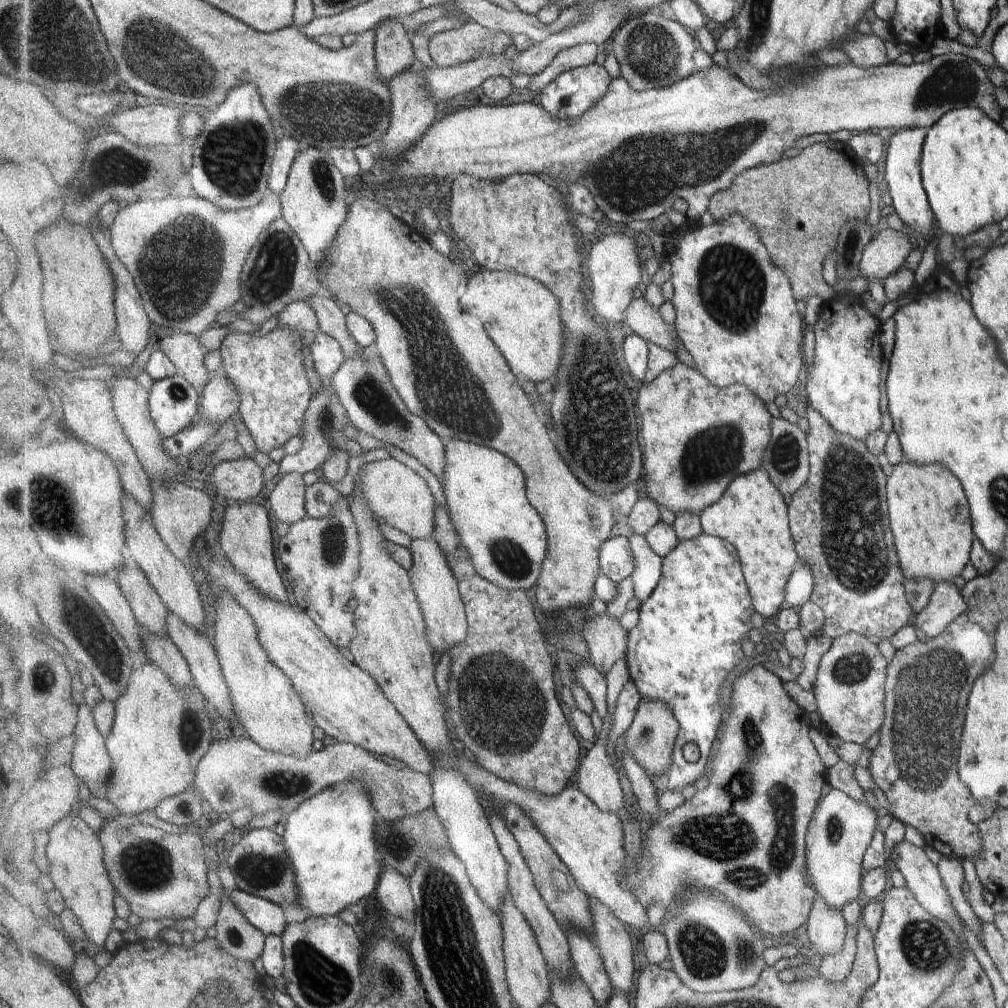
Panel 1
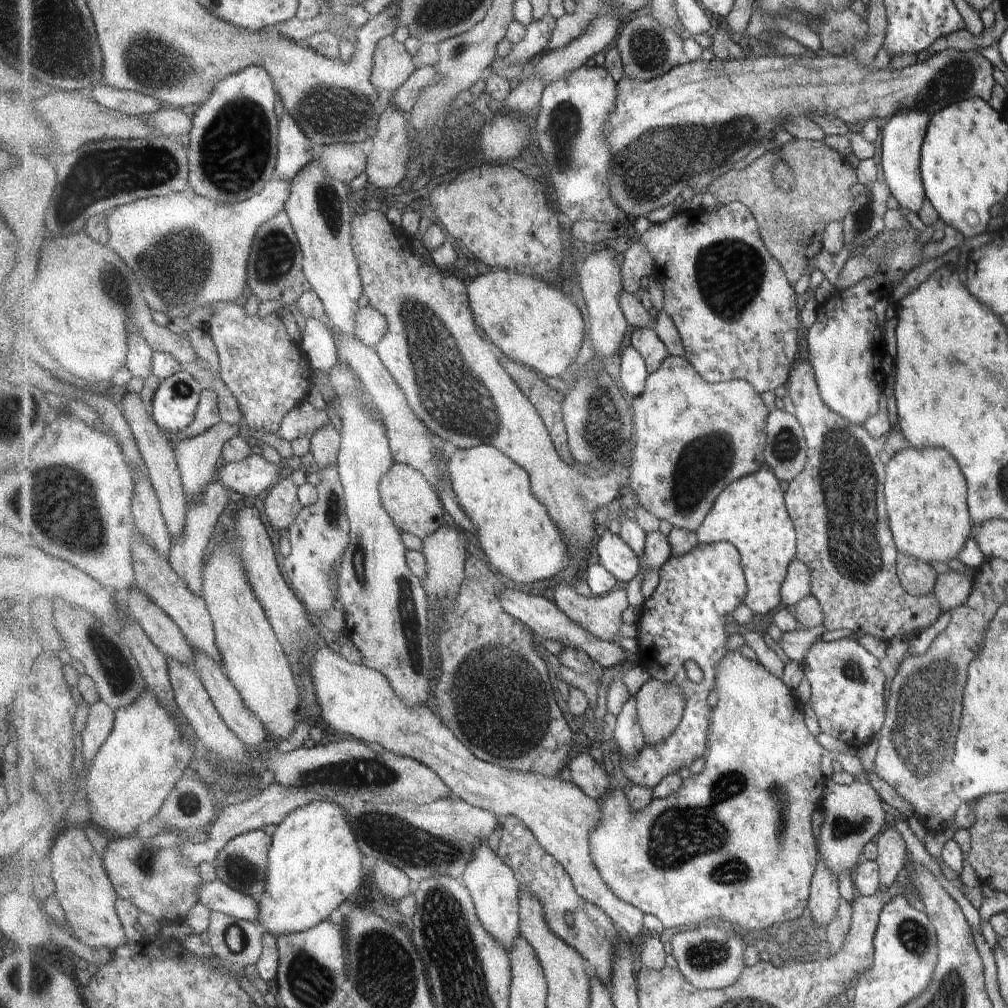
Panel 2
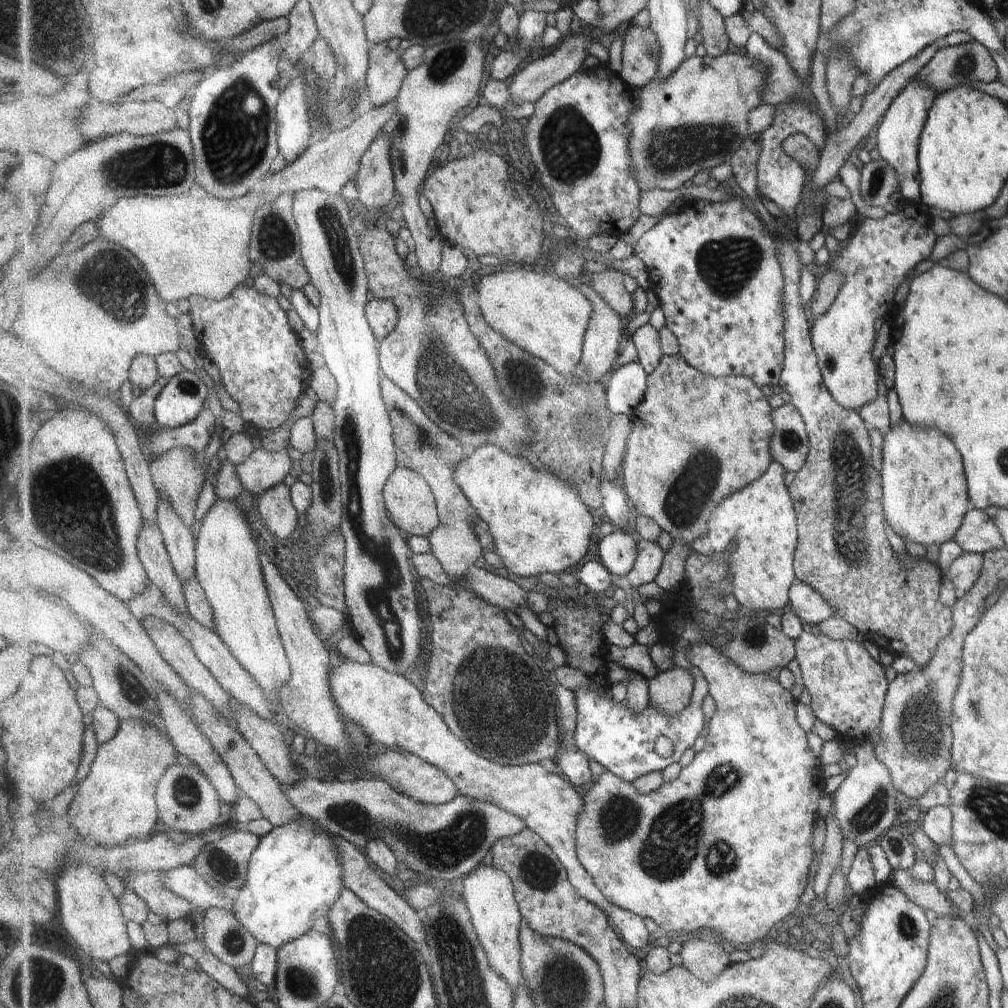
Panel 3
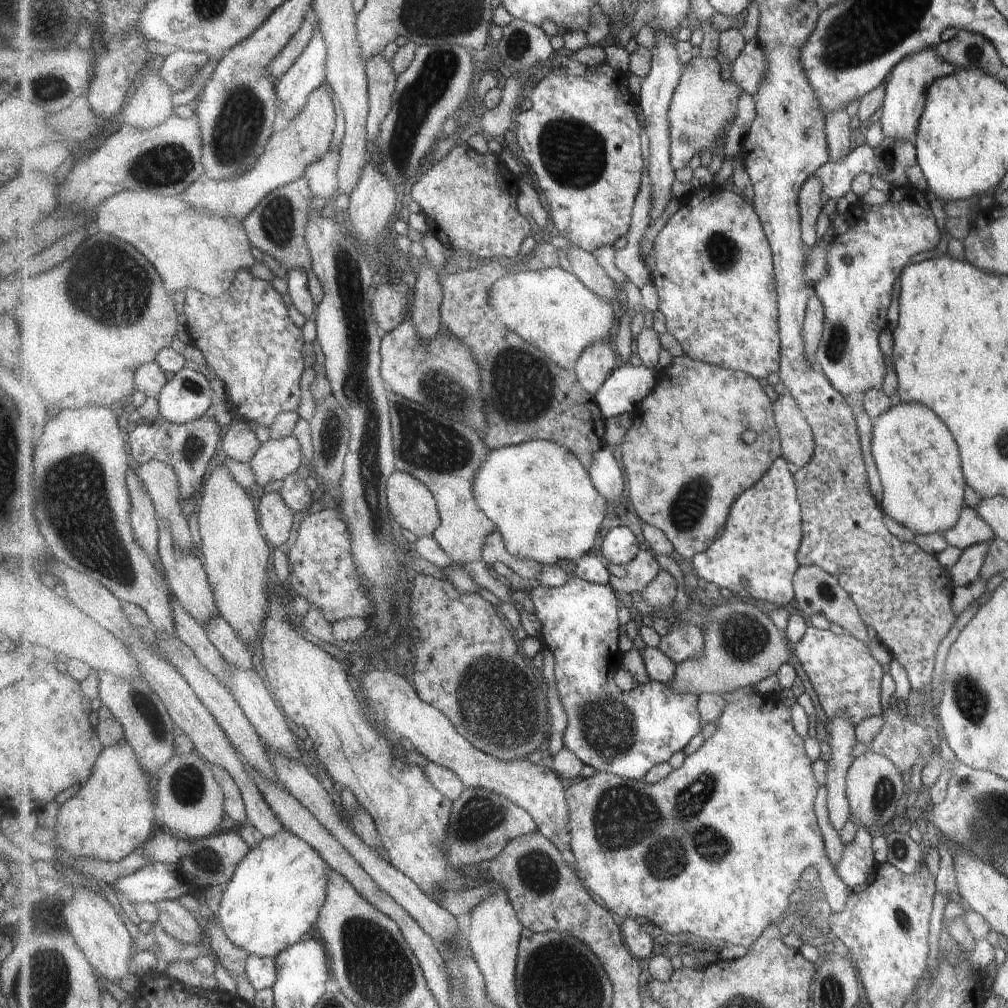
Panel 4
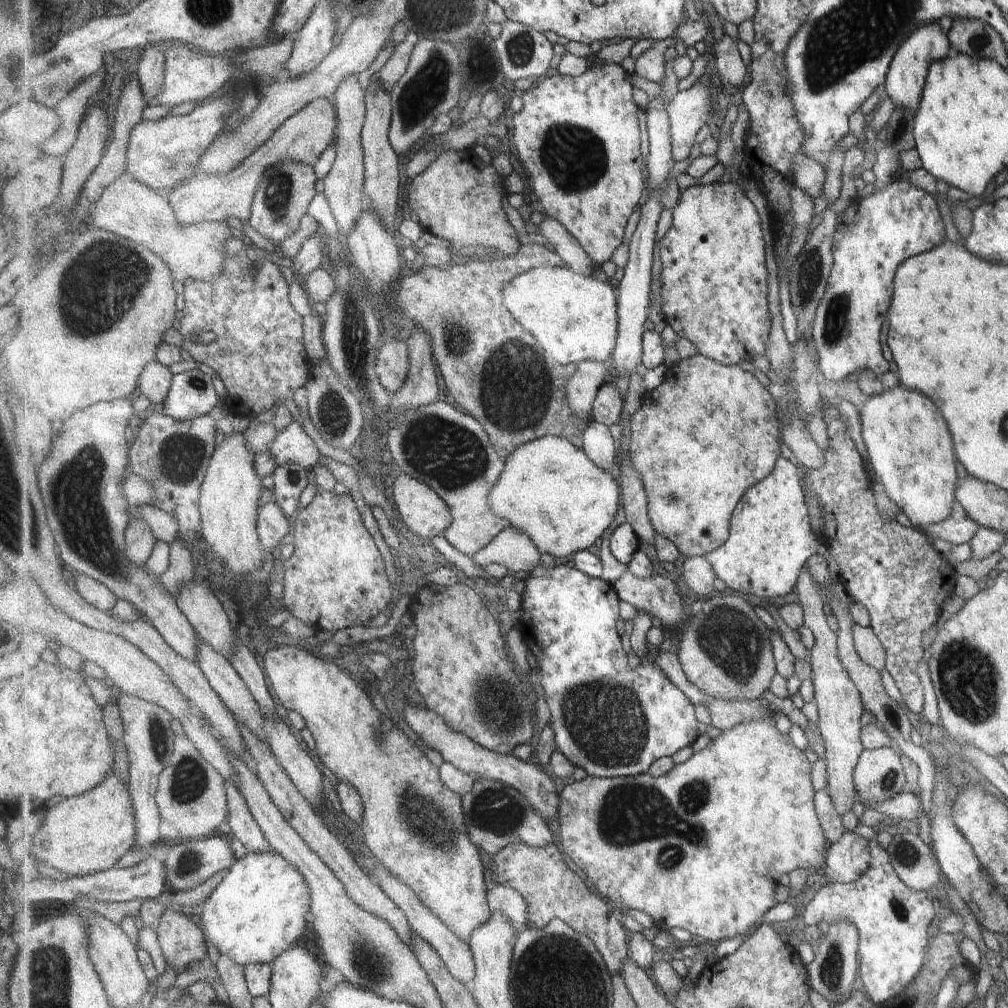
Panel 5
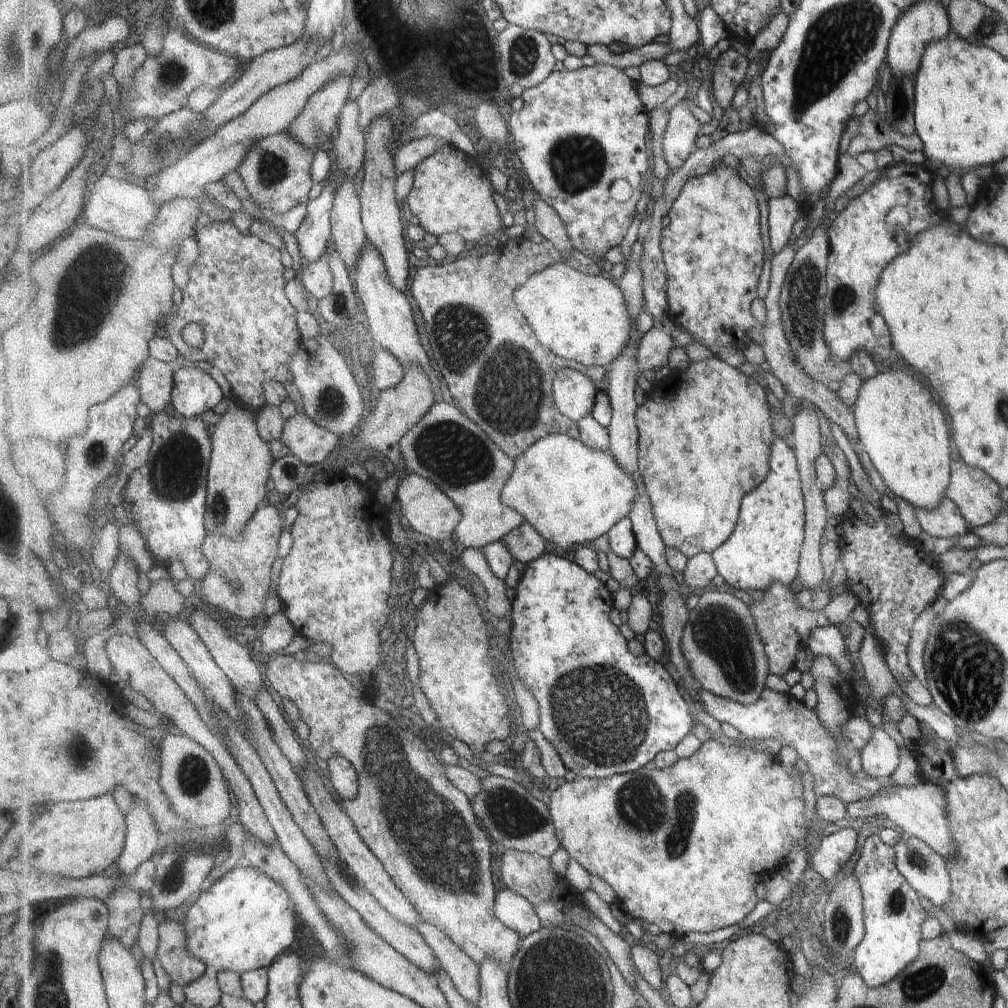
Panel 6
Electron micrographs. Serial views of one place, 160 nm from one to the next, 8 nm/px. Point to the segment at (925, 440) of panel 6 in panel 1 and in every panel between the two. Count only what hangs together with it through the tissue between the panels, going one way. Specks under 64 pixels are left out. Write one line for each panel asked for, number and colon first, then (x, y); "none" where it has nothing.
1: (928, 514)
2: (924, 491)
3: (924, 498)
4: (916, 459)
5: (909, 448)

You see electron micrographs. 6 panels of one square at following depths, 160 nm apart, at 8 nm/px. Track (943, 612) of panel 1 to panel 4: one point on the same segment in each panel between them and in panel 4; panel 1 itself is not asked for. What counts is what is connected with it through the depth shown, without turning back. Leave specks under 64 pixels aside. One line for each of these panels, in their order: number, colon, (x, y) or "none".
2: (950, 590)
3: (962, 572)
4: (962, 573)

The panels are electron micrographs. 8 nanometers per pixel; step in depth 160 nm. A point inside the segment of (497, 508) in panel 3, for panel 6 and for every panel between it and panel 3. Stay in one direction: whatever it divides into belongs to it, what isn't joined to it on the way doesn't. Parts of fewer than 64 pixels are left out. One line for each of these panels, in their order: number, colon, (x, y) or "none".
4: (541, 497)
5: (552, 491)
6: (572, 494)

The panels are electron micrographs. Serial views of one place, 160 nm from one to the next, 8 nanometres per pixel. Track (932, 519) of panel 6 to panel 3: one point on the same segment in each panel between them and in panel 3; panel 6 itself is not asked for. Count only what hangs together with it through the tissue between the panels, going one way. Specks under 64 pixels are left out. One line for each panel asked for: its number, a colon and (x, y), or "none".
3: (977, 533)
4: (969, 529)
5: (956, 529)

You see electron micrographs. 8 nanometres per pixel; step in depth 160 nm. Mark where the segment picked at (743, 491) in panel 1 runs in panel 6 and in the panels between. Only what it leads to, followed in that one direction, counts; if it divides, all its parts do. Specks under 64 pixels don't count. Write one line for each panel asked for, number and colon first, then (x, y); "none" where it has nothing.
2: (751, 512)
3: (754, 532)
4: (756, 557)
5: (770, 542)
6: (766, 546)

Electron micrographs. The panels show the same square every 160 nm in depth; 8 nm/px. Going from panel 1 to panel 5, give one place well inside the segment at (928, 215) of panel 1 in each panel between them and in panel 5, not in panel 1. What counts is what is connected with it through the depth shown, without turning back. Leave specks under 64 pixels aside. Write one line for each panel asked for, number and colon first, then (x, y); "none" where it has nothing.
2: (901, 138)
3: (897, 136)
4: (905, 90)
5: (903, 82)

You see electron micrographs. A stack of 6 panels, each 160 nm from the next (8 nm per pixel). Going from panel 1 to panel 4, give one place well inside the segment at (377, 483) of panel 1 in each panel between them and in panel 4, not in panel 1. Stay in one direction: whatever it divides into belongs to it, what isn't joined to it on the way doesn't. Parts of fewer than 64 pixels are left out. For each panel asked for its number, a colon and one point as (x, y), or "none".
2: (413, 503)
3: (410, 500)
4: (414, 507)

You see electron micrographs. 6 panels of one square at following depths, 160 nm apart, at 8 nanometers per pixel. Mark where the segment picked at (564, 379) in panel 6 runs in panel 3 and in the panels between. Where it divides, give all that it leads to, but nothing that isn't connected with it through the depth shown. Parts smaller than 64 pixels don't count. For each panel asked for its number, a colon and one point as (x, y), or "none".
3: (601, 348)
4: (595, 366)
5: (582, 390)

